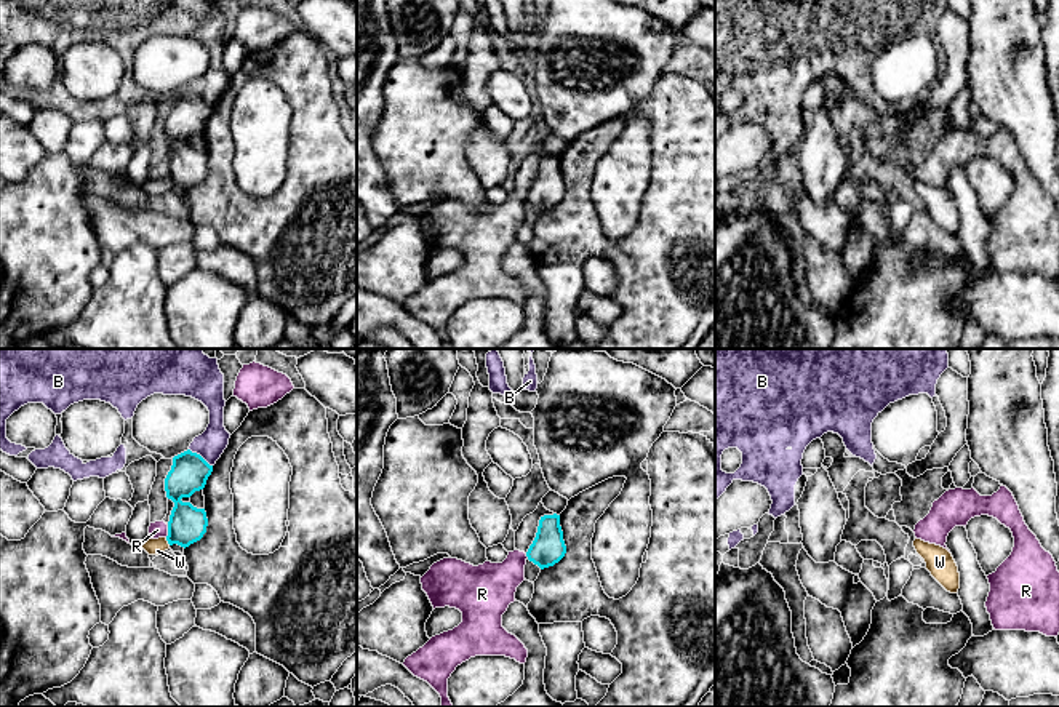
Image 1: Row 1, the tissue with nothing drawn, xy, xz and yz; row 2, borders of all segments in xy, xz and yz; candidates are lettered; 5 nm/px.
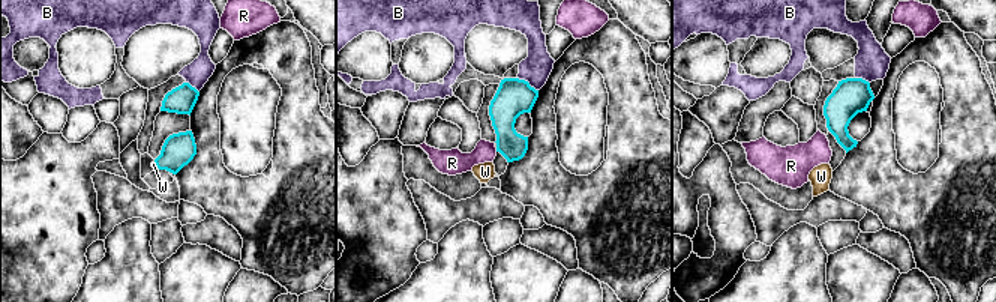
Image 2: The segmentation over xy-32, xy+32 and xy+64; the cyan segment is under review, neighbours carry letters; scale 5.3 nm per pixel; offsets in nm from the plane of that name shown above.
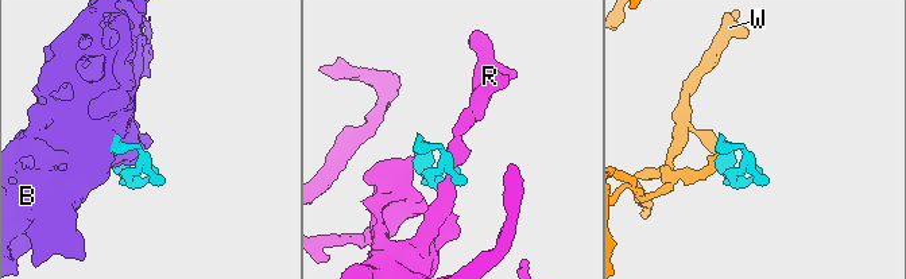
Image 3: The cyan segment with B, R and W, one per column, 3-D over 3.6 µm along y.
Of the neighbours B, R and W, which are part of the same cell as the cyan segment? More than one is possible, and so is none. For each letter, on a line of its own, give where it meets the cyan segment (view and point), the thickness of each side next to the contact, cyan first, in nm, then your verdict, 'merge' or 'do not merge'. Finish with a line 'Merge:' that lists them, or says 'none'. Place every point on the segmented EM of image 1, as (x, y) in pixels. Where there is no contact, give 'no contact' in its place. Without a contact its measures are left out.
B: xy (199, 455) | 190/150 nm | do not merge
R: xy (168, 531) | 190/80 nm | do not merge
W: xy (167, 539) | 190/80 nm | merge
Merge: W

